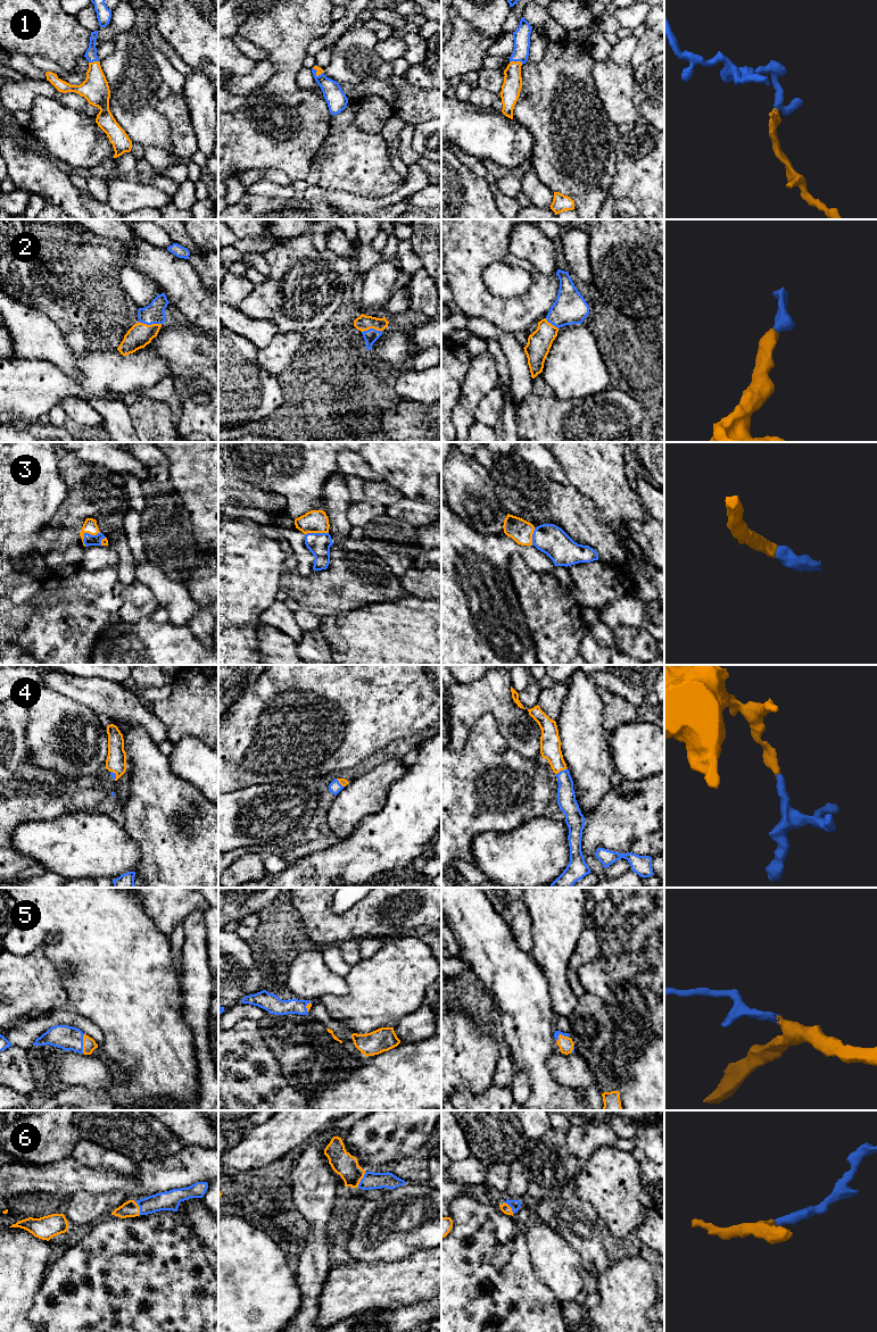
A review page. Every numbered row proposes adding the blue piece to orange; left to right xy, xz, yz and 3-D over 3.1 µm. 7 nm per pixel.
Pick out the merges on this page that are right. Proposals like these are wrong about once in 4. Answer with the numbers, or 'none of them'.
1, 2, 3, 4, 5, 6

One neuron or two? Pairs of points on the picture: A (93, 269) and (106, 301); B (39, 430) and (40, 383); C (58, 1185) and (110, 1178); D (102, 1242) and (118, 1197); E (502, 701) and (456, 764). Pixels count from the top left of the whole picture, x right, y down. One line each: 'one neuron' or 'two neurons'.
A: one neuron
B: two neurons
C: one neuron
D: two neurons
E: two neurons

